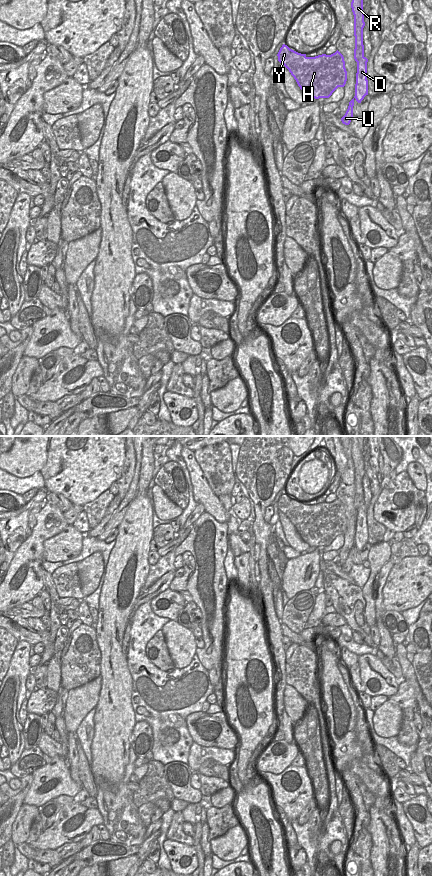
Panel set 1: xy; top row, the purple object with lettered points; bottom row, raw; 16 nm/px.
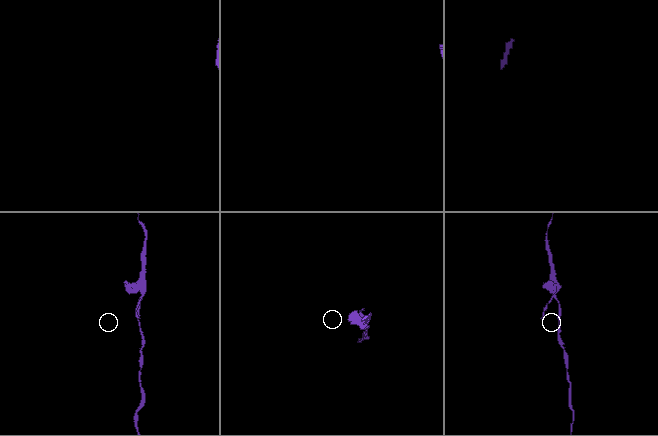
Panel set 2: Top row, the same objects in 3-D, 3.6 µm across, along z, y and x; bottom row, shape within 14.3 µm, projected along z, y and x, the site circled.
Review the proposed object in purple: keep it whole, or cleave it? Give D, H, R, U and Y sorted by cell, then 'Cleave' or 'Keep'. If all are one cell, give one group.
Groups: D R / H U Y. Cleave

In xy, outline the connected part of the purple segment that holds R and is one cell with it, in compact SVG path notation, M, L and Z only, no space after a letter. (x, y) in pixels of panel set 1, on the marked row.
M352 0L351 8L354 15L354 35L363 37L364 12L363 0Z

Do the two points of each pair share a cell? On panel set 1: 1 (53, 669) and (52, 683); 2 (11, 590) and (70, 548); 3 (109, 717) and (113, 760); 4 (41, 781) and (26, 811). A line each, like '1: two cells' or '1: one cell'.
1: one cell
2: two cells
3: one cell
4: two cells

